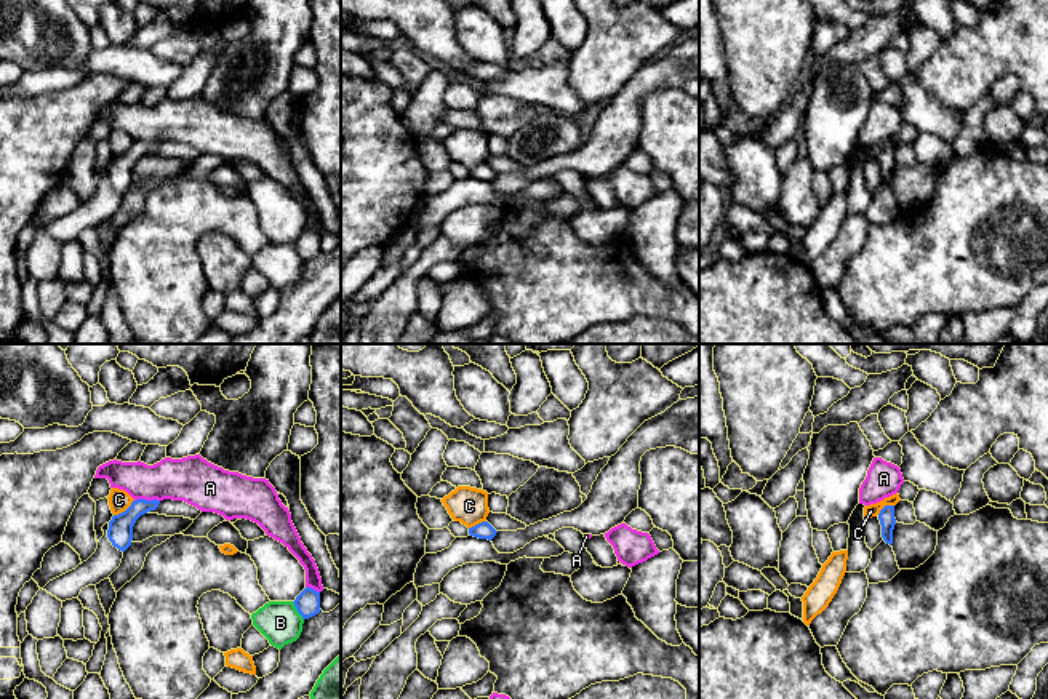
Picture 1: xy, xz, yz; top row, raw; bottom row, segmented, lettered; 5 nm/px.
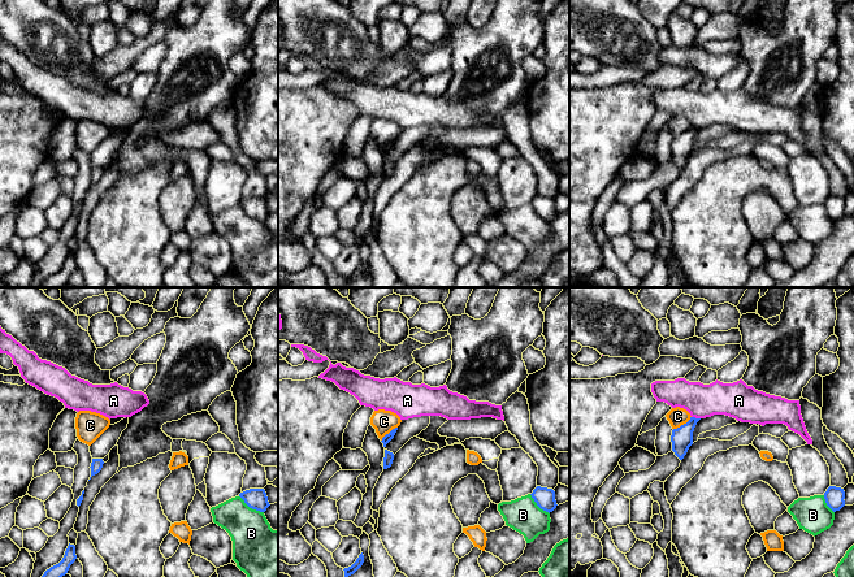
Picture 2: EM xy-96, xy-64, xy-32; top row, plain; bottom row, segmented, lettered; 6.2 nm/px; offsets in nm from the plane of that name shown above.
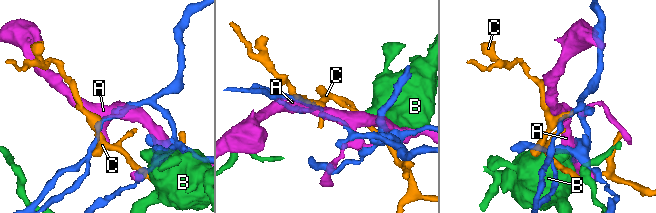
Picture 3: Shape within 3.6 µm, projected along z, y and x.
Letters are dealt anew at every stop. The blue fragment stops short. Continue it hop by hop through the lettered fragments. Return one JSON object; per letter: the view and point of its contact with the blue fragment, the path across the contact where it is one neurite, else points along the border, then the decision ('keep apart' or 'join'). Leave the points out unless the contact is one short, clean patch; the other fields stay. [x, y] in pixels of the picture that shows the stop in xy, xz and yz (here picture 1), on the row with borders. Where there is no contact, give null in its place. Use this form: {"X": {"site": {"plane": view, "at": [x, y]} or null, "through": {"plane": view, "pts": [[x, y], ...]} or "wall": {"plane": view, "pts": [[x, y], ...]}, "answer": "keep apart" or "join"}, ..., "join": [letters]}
{"A": {"site": {"plane": "xy", "at": [144, 499]}, "answer": "keep apart"}, "B": {"site": {"plane": "xy", "at": [298, 611]}, "answer": "keep apart"}, "C": {"site": {"plane": "xy", "at": [125, 511]}, "wall": {"plane": "xy", "pts": [[133, 499], [124, 511], [114, 515]]}, "answer": "keep apart"}, "join": []}

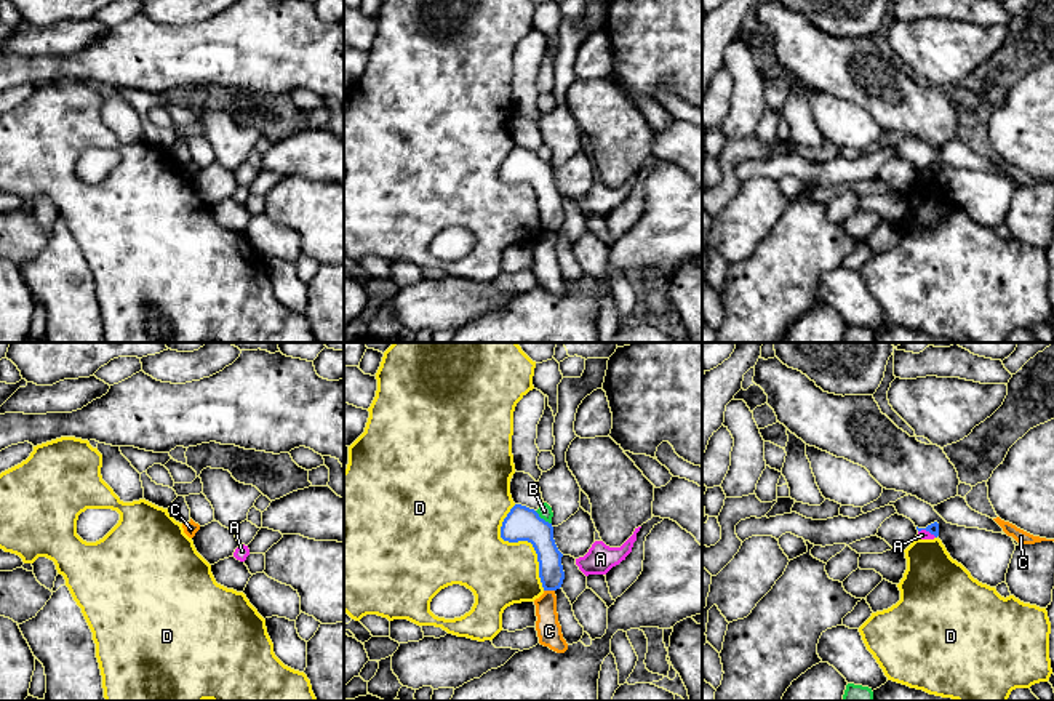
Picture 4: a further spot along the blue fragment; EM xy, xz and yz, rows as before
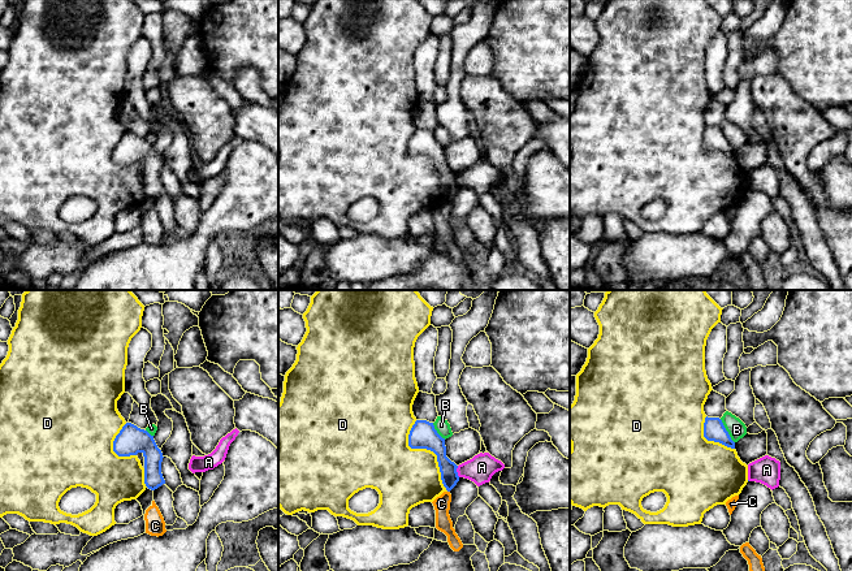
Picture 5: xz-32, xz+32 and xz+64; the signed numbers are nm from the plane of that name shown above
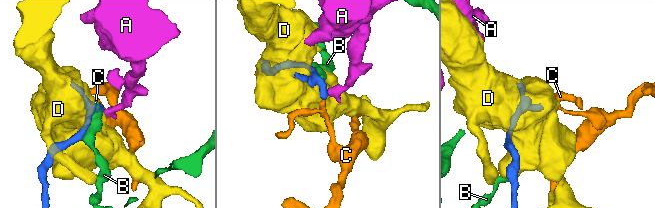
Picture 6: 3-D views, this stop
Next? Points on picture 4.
{"A": {"site": {"plane": "yz", "at": [928, 530]}, "wall": {"plane": "yz", "pts": [[918, 530], [928, 530], [936, 536]]}, "answer": "keep apart"}, "B": {"site": {"plane": "xz", "at": [542, 519]}, "answer": "keep apart"}, "C": {"site": {"plane": "xz", "at": [549, 589]}, "wall": {"plane": "xz", "pts": [[544, 589], [554, 591]]}, "answer": "keep apart"}, "D": {"site": {"plane": "xz", "at": [523, 540]}, "answer": "keep apart"}, "join": []}

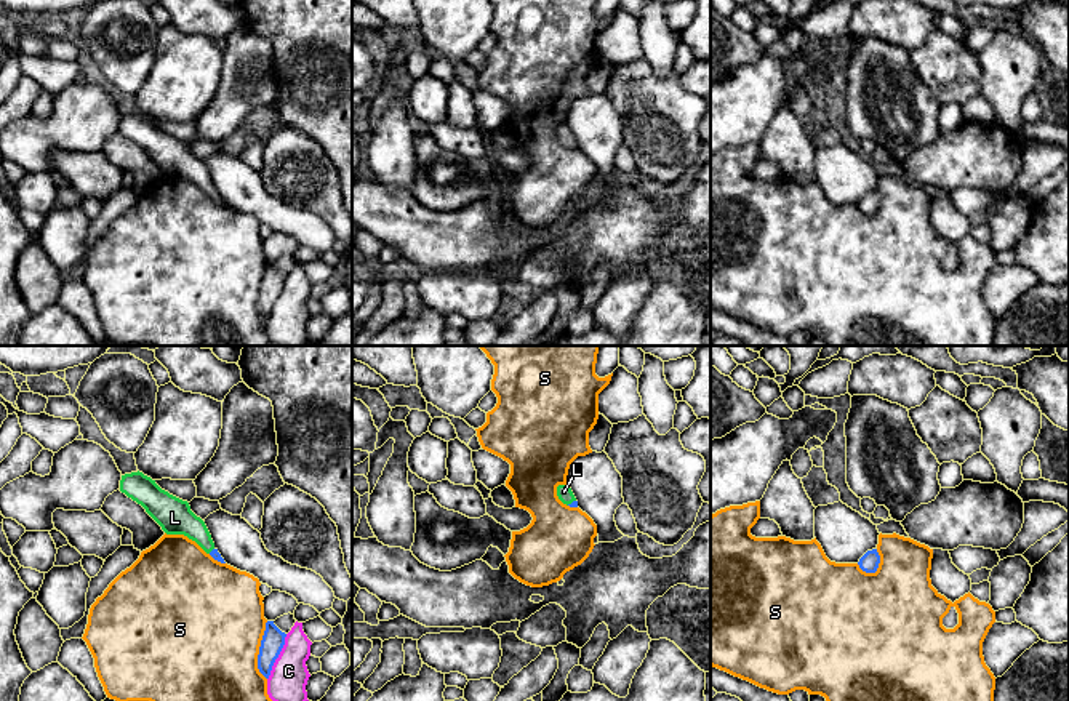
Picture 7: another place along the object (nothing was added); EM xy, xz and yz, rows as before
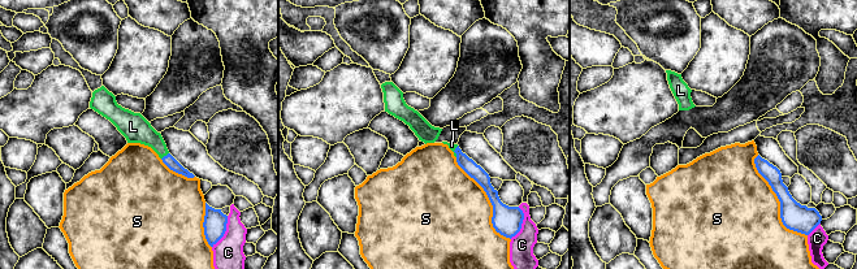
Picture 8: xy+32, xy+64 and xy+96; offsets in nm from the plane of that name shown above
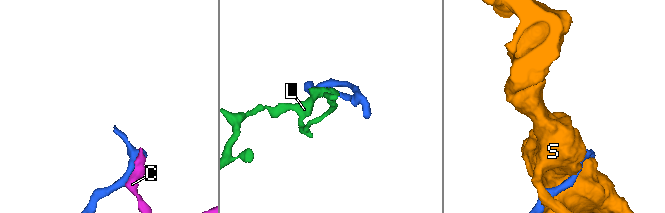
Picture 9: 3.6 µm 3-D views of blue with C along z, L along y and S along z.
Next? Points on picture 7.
{"C": {"site": {"plane": "xy", "at": [277, 656]}, "answer": "keep apart"}, "L": {"site": {"plane": "xz", "at": [572, 503]}, "through": {"plane": "xz", "pts": [[575, 503], [572, 503], [564, 492]]}, "answer": "join"}, "S": {"site": {"plane": "xy", "at": [260, 650]}, "answer": "keep apart"}, "join": ["L"]}

